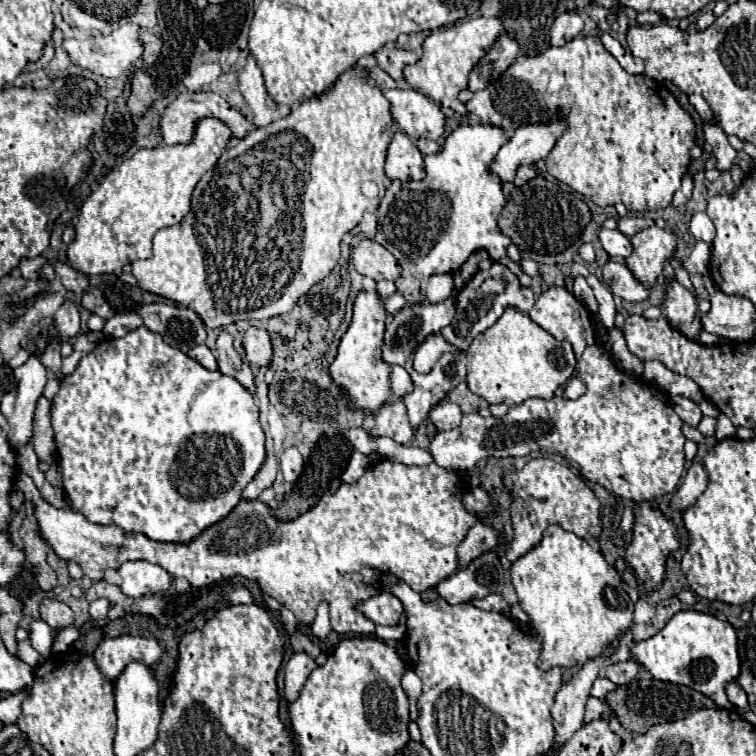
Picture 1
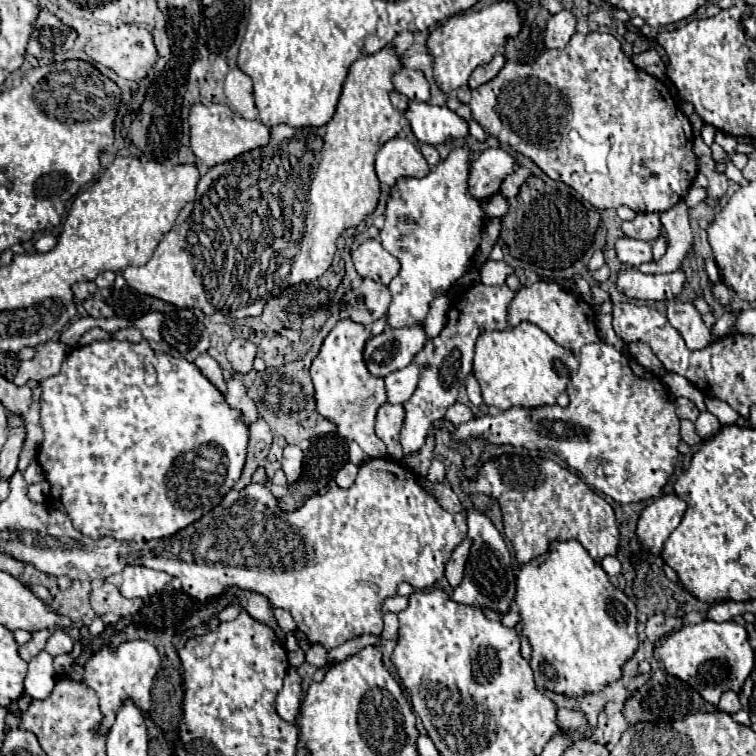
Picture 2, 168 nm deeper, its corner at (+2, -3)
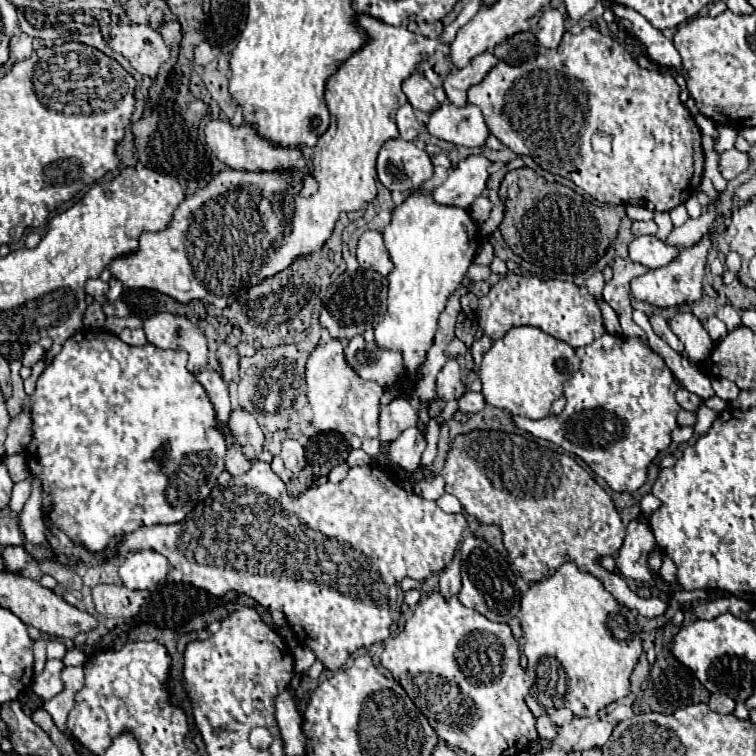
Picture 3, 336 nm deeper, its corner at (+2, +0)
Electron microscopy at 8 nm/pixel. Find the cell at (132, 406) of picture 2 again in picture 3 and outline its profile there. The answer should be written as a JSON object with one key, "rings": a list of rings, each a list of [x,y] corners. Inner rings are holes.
{"rings":[[[81,330],[75,336],[71,336],[63,350],[53,358],[53,362],[43,370],[43,374],[37,380],[37,388],[33,394],[33,440],[27,446],[27,464],[31,474],[35,474],[43,484],[43,514],[47,520],[51,520],[57,528],[61,528],[73,542],[83,542],[89,550],[101,552],[109,546],[111,538],[119,534],[133,532],[141,526],[155,526],[155,524],[177,524],[181,522],[201,500],[209,496],[209,492],[215,488],[217,476],[225,472],[225,456],[231,448],[227,440],[227,430],[221,428],[215,408],[205,392],[205,388],[197,382],[195,374],[187,370],[187,352],[181,350],[161,350],[153,344],[145,346],[129,346],[123,340],[119,340],[115,334],[109,332],[87,332]]]}

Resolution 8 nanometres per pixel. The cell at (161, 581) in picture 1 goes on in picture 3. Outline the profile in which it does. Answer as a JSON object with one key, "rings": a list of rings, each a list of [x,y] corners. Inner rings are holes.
{"rings":[[[131,552],[119,566],[119,576],[129,590],[153,588],[157,582],[165,580],[167,572],[169,562],[157,552]]]}

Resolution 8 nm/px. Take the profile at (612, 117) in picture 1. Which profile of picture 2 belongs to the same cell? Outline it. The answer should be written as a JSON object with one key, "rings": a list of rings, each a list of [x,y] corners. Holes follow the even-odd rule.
{"rings":[[[575,33],[563,51],[547,51],[533,65],[521,65],[521,63],[507,61],[503,65],[503,69],[497,73],[497,77],[493,77],[489,83],[483,83],[481,87],[473,89],[471,95],[473,95],[471,97],[471,103],[469,103],[471,117],[491,137],[499,139],[501,143],[507,143],[515,153],[521,153],[521,155],[529,157],[551,179],[563,181],[565,185],[573,187],[595,209],[617,209],[621,205],[627,205],[635,213],[653,213],[653,211],[663,213],[663,211],[671,209],[673,205],[677,205],[681,199],[685,199],[685,195],[687,195],[693,179],[699,173],[697,157],[693,153],[693,131],[691,131],[691,123],[683,115],[683,111],[677,107],[675,99],[671,97],[671,91],[659,79],[655,79],[649,73],[645,73],[643,69],[635,67],[631,63],[631,59],[625,55],[625,51],[621,49],[621,43],[613,35],[609,35],[609,33],[587,33],[587,35]]]}

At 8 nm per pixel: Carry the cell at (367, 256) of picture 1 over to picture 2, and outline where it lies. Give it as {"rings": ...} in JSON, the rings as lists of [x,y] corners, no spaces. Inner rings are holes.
{"rings":[[[377,239],[365,241],[353,251],[353,265],[361,277],[369,277],[383,285],[389,285],[399,273],[399,261],[387,253]]]}

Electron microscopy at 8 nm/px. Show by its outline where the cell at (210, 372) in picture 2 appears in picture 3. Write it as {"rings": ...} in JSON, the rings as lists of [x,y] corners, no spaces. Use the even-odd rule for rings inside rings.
{"rings":[[[209,368],[201,370],[197,374],[197,380],[207,390],[213,406],[217,408],[217,420],[221,420],[221,426],[225,428],[227,426],[229,412],[231,412],[231,406],[229,406],[229,390],[227,390],[225,380],[221,378],[221,374],[217,370],[209,370]]]}

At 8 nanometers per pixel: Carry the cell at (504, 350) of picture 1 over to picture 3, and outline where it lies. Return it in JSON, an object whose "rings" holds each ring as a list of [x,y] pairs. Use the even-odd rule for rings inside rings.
{"rings":[[[515,326],[483,354],[479,366],[479,380],[483,384],[481,394],[491,406],[539,420],[549,414],[553,400],[563,394],[563,382],[571,378],[577,368],[579,358],[569,344],[535,326]]]}

